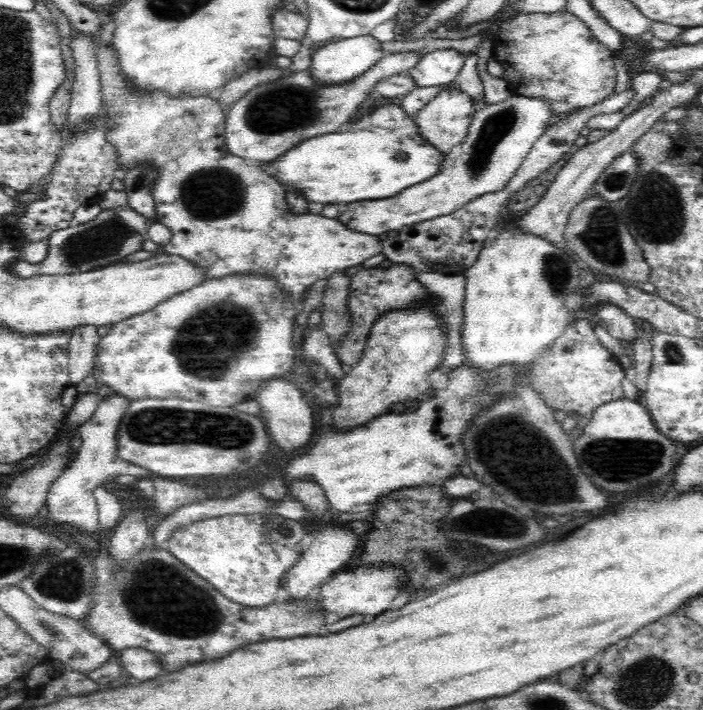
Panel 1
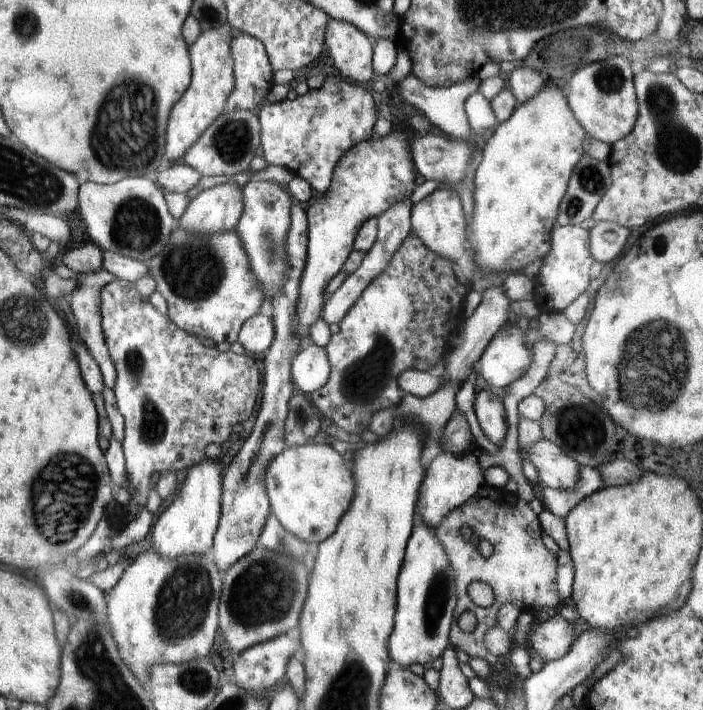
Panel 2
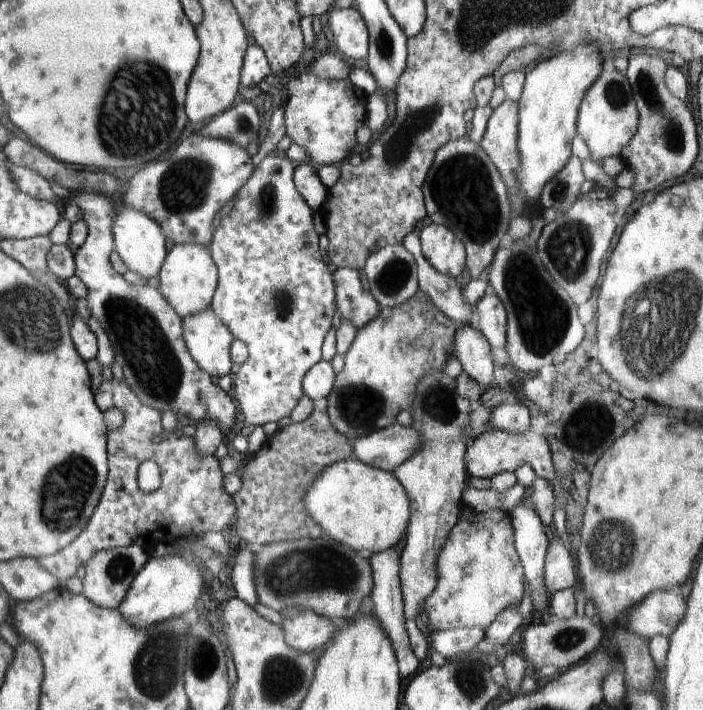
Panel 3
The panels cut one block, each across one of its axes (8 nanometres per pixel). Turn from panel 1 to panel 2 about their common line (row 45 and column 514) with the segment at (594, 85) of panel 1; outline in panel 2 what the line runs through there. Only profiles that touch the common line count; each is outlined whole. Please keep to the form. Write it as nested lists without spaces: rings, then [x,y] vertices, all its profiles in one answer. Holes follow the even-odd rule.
[[[484,484],[476,492],[476,496],[472,496],[461,507],[454,508],[435,530],[436,538],[444,546],[446,558],[454,570],[456,606],[449,636],[450,645],[456,650],[464,650],[470,658],[484,658],[490,666],[494,666],[500,659],[486,648],[484,636],[490,628],[497,625],[496,612],[501,606],[514,604],[522,612],[530,612],[534,608],[548,608],[552,613],[561,606],[556,586],[558,562],[542,542],[543,528],[538,515],[524,499],[518,497],[518,493],[508,491],[505,487]],[[462,525],[473,530],[471,540],[462,538]],[[482,540],[488,540],[492,544],[492,555],[489,558],[484,558],[478,550],[478,544]],[[472,582],[484,582],[492,588],[495,598],[492,606],[481,607],[472,602],[467,595],[467,586]],[[466,610],[474,612],[477,624],[473,632],[462,634],[457,626],[457,619]]]

